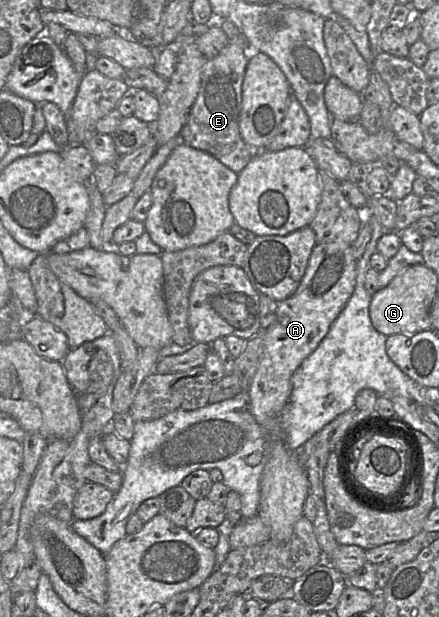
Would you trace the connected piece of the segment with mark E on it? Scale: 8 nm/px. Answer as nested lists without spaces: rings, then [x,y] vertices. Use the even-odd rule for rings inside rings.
[[[240,35],[231,39],[216,57],[207,59],[202,68],[197,98],[180,133],[184,144],[210,153],[237,174],[255,153],[243,140],[239,129],[242,83],[250,51],[246,39]]]

